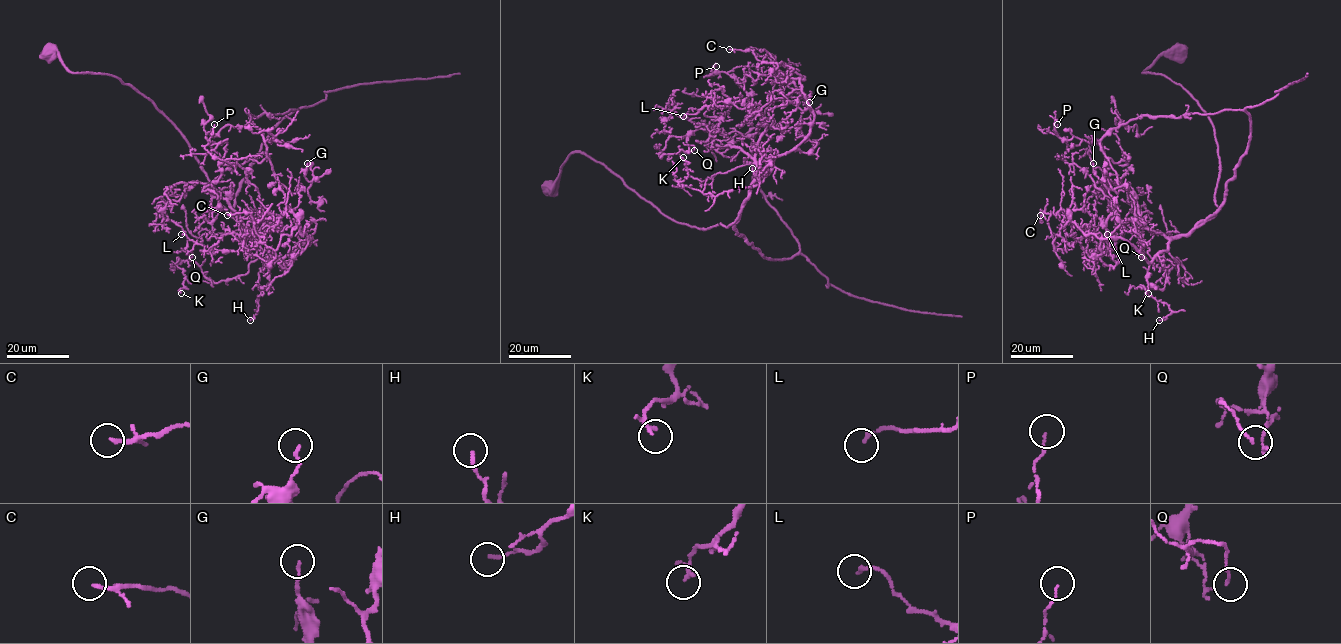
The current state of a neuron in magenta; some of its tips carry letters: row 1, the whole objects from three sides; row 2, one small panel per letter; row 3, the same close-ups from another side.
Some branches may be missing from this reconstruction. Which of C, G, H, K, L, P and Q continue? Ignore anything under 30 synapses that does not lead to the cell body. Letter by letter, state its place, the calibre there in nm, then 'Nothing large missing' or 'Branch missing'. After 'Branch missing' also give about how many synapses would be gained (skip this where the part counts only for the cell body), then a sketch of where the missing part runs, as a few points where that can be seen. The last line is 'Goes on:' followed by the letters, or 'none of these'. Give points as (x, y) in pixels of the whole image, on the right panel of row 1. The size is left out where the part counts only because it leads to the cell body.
C: Place: (1040, 215). Thickness 160 nm. Nothing large missing
G: Place: (1093, 163). Thickness 140 nm. Nothing large missing
H: Place: (1159, 320). Thickness 160 nm. Nothing large missing
K: Place: (1148, 293). Thickness 130 nm. Nothing large missing
L: Place: (1107, 234). Thickness 160 nm. Nothing large missing
P: Place: (1057, 124). Thickness 90 nm. Nothing large missing
Q: Place: (1141, 257). Thickness 120 nm. Nothing large missing
Goes on: none of these

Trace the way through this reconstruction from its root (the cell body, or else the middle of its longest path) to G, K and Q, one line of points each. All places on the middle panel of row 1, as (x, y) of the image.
G: (550, 185), (583, 152), (674, 221), (734, 223), (788, 259), (752, 139), (766, 109), (792, 127), (809, 102)
K: (550, 185), (583, 152), (674, 221), (708, 229), (732, 223), (763, 180), (704, 194), (679, 183), (683, 157)
Q: (550, 185), (583, 152), (674, 221), (726, 227), (757, 164), (702, 129), (670, 136), (659, 155), (694, 150)

